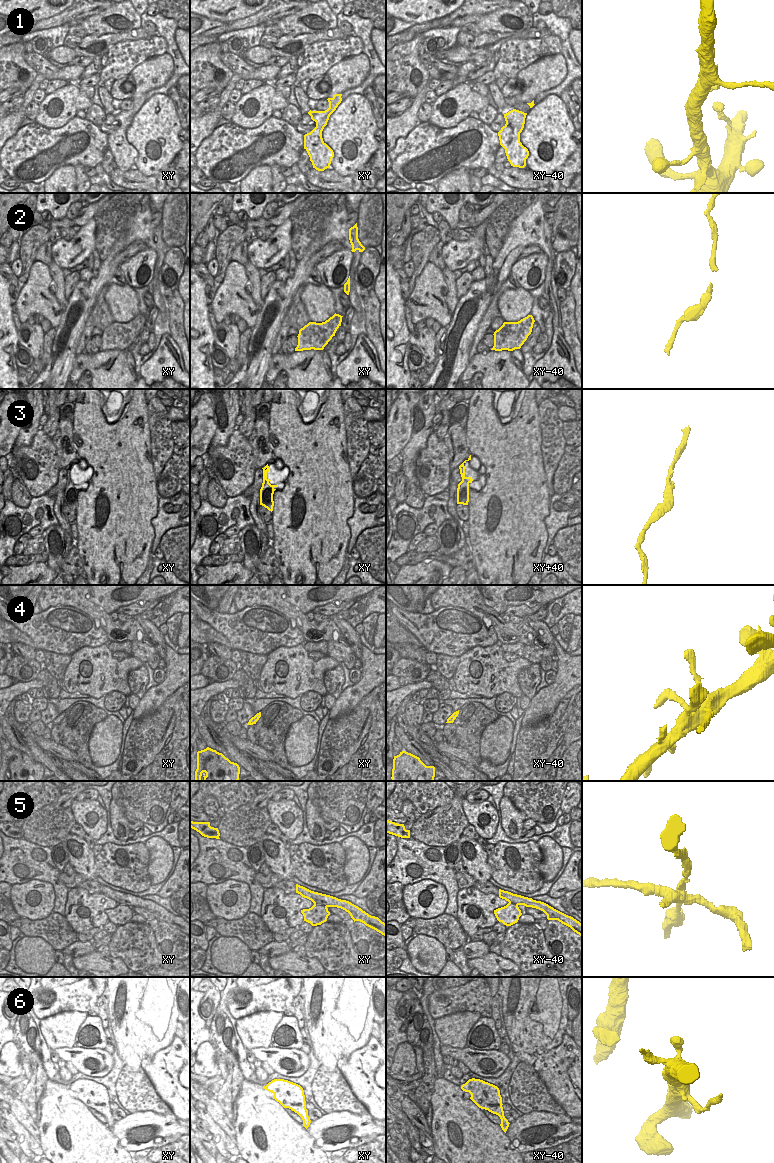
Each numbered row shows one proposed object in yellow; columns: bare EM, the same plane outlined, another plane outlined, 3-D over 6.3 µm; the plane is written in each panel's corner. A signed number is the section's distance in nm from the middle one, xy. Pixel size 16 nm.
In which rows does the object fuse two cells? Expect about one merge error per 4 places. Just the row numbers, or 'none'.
5, 6

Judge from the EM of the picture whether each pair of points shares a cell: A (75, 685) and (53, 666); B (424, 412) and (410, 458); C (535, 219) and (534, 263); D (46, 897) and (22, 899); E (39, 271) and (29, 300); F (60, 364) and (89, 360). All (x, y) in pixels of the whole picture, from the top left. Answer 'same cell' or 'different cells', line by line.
A: different cells
B: same cell
C: different cells
D: same cell
E: same cell
F: different cells

